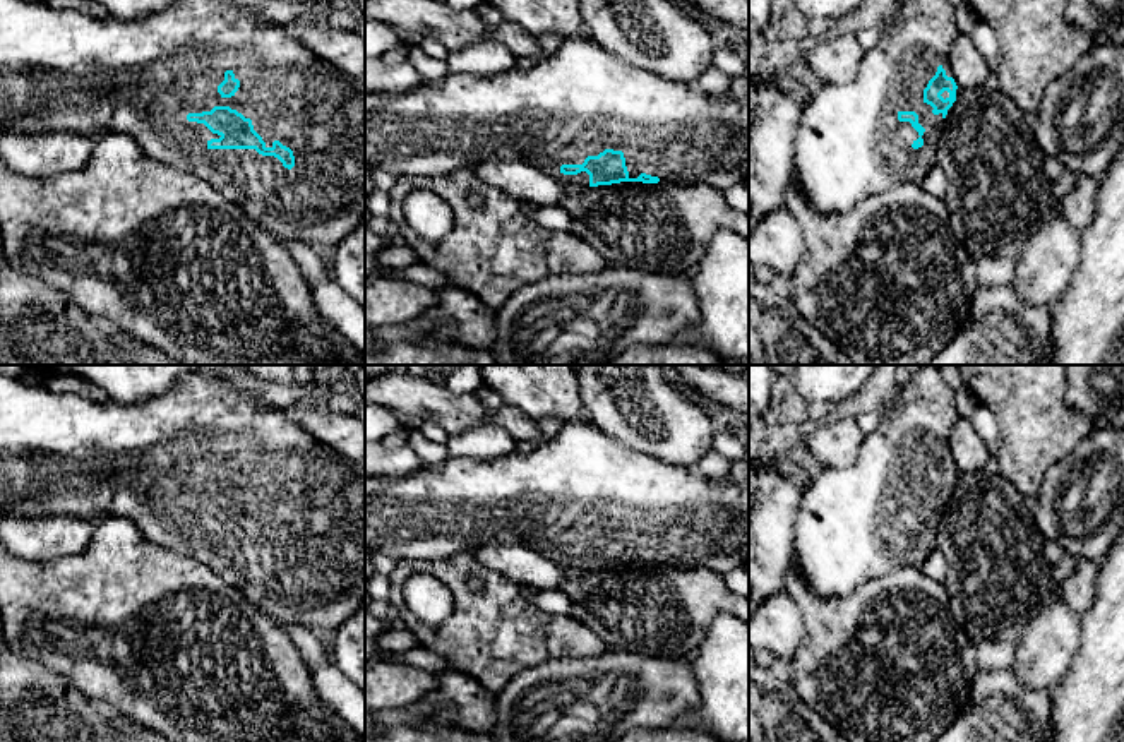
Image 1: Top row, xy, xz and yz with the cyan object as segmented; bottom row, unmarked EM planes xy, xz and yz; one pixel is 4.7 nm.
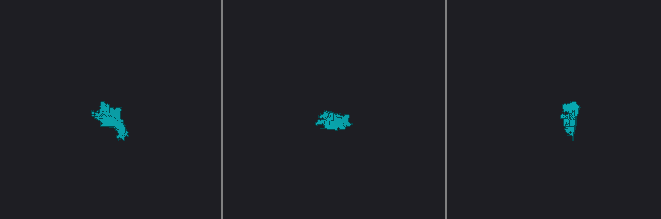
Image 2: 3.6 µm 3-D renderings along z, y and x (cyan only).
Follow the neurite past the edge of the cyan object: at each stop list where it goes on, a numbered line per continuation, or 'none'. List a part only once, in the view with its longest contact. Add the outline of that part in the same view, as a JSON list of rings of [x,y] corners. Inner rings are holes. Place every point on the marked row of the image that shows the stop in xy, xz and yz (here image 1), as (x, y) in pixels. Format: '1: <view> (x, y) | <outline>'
1: xy (60, 71) | [[[0,0],[0,135],[12,132],[125,134],[137,142],[139,149],[149,159],[175,166],[209,182],[281,245],[303,242],[314,248],[332,252],[365,219],[365,79],[353,77],[326,63],[303,46],[296,34],[288,31],[284,24],[264,19],[245,0],[171,0],[163,12],[135,22],[120,22],[111,15],[94,17],[75,9],[57,10],[48,7],[45,0]],[[226,70],[231,70],[235,79],[240,81],[240,87],[231,98],[223,98],[218,93]],[[214,106],[230,106],[245,118],[250,118],[254,130],[262,137],[266,147],[272,147],[274,141],[290,147],[295,156],[295,166],[288,170],[278,158],[262,156],[255,149],[209,149],[207,142],[221,135],[212,134],[204,123],[188,122],[187,115],[211,111]]]

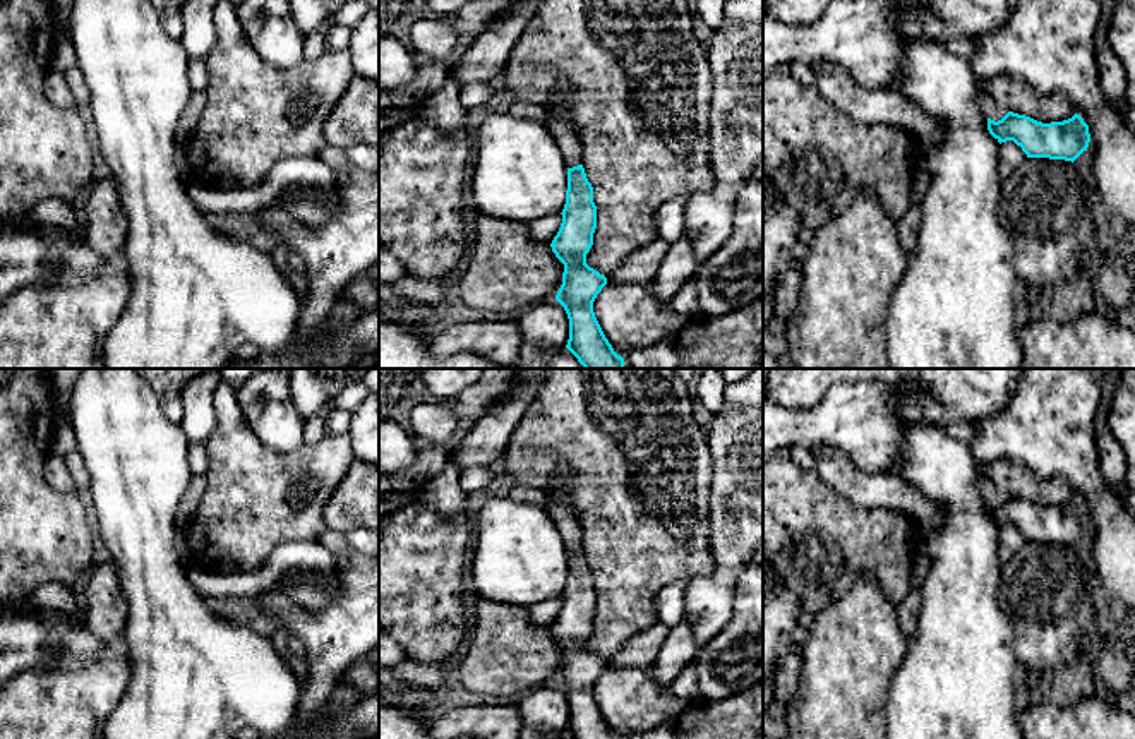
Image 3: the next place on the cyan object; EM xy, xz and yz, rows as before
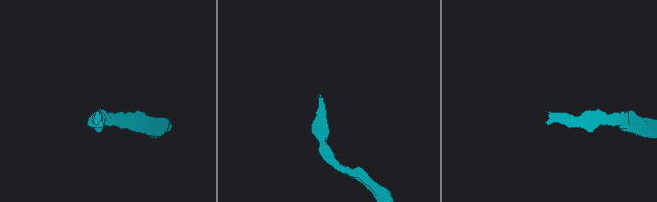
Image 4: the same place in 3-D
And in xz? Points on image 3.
1: xz (561, 126) | [[[557,79],[552,99],[543,106],[547,110],[549,129],[564,156],[566,168],[583,165],[581,142],[571,120],[573,87],[568,79]]]

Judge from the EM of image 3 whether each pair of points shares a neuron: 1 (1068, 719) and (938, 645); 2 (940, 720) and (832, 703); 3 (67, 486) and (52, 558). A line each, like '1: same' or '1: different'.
1: different
2: different
3: different

